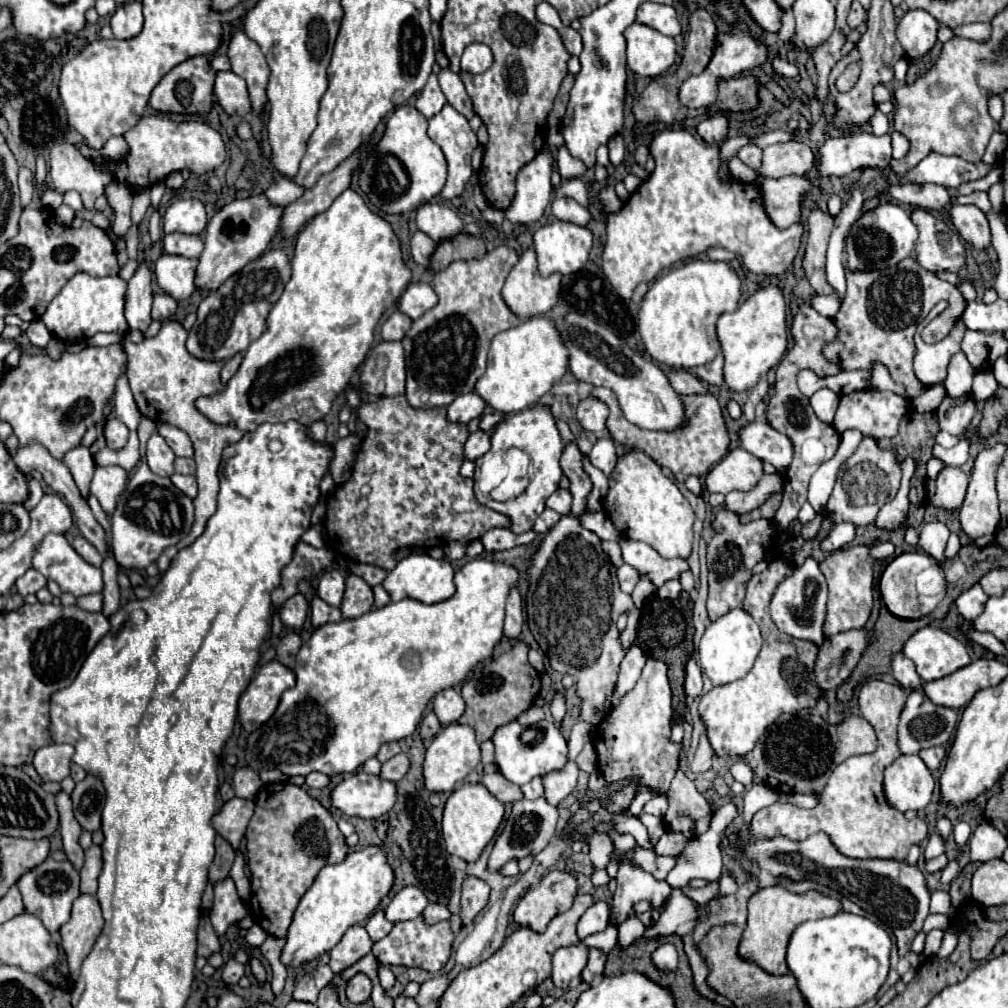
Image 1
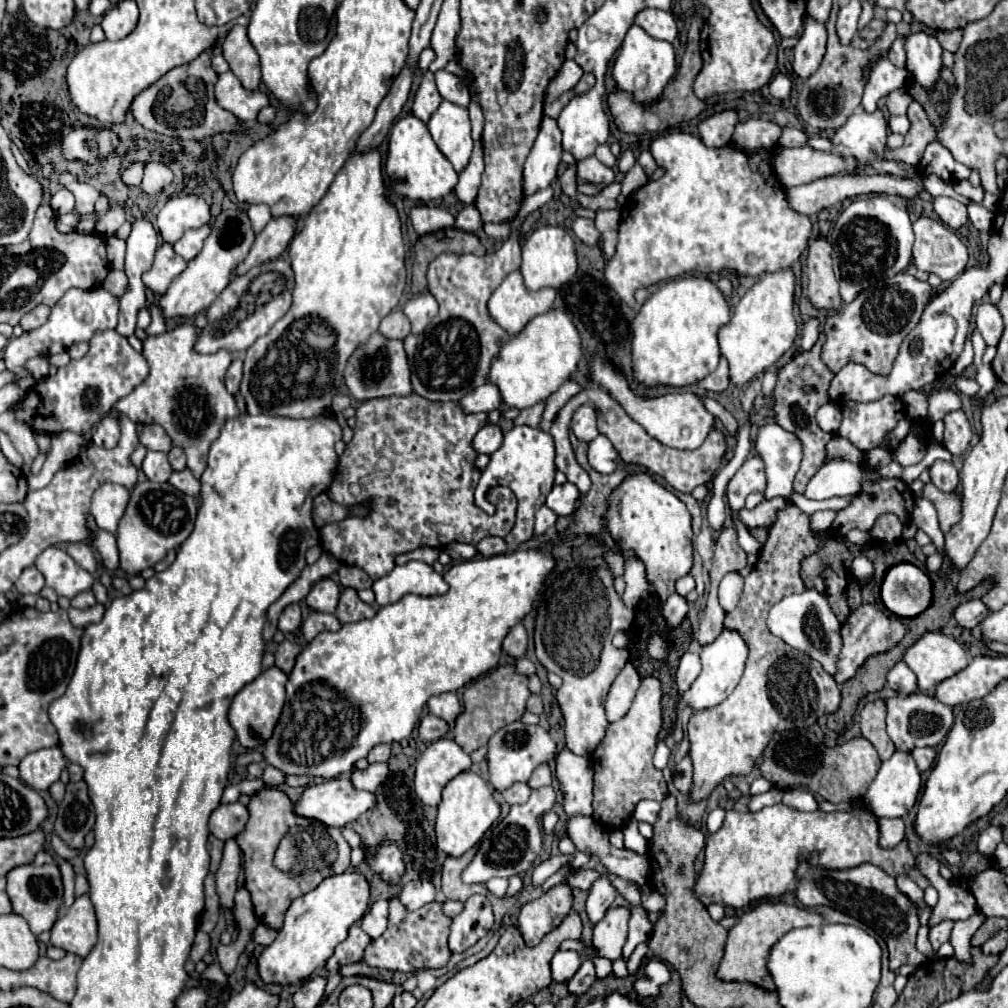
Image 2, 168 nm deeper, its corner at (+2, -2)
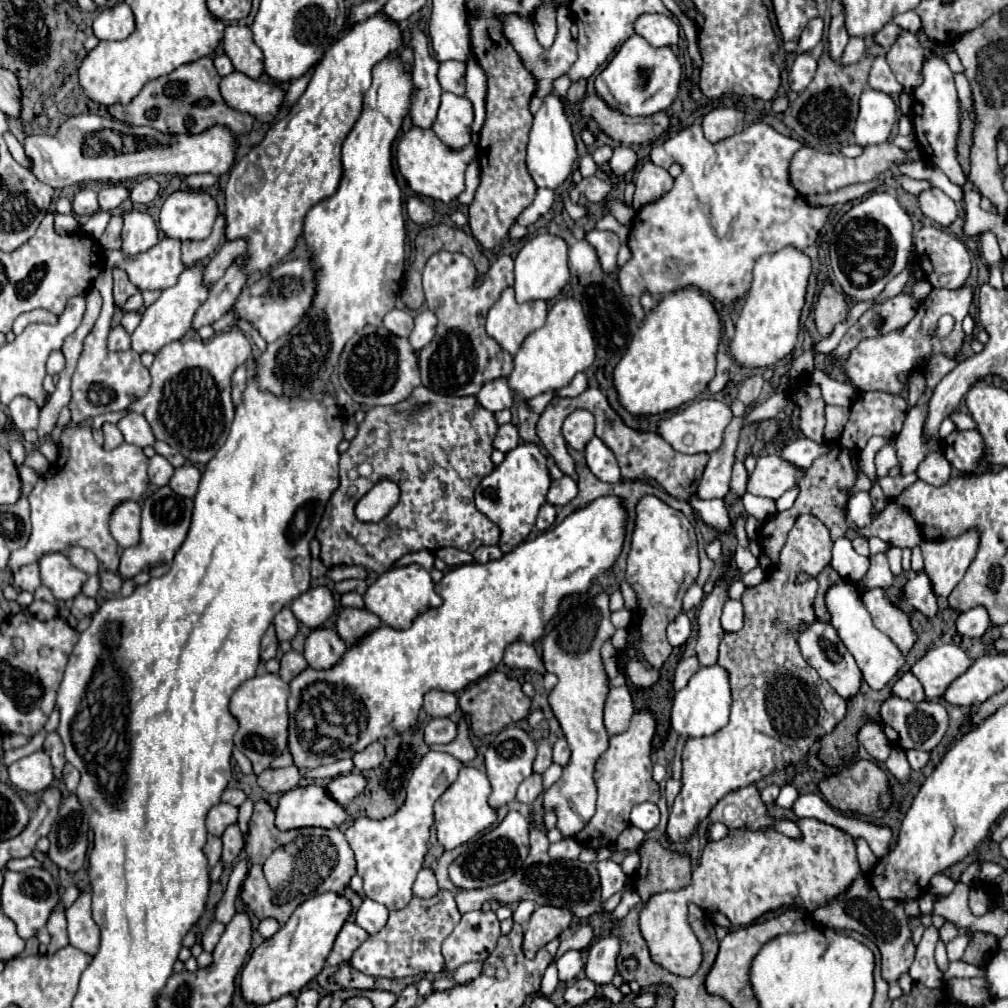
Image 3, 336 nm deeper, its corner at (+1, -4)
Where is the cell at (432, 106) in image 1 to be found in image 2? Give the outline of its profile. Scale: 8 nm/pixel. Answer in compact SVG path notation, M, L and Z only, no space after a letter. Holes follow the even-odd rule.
M427 71L419 83L419 89L415 91L415 99L413 99L413 115L417 119L421 119L423 123L429 121L429 117L437 111L437 107L441 105L443 97L437 91L435 85L435 77L431 71Z

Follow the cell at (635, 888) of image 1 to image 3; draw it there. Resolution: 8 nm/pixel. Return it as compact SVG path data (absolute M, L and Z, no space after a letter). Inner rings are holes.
M602 937L588 955L586 961L586 977L592 979L592 983L606 985L612 981L612 977L616 975L616 959L618 959L618 951L620 951L620 943L616 937Z

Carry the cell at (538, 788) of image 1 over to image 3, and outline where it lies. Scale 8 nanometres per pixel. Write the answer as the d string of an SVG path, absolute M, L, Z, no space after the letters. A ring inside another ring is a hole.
M542 739L542 741L538 741L538 755L536 755L532 769L536 773L544 773L550 765L552 765L552 745L548 739Z

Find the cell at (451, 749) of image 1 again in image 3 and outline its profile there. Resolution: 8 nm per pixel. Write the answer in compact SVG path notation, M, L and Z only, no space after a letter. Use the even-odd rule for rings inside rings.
M428 751L412 773L404 805L394 815L380 821L370 817L358 817L346 829L344 835L354 851L356 873L364 881L364 891L368 899L386 905L390 911L404 909L410 903L410 899L414 897L412 885L428 853L428 837L434 823L434 801L456 781L460 767L462 763L452 755Z

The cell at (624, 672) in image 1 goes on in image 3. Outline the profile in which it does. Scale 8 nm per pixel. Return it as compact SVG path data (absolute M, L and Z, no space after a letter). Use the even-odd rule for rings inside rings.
M616 687L610 689L606 707L604 707L604 727L608 735L618 735L628 729L628 723L634 715L634 705L632 705L632 695L628 687Z

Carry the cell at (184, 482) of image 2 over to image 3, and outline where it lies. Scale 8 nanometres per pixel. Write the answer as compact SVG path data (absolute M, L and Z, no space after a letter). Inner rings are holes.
M186 463L186 465L176 469L176 473L174 473L174 477L170 479L168 485L170 485L172 491L176 491L182 497L194 497L196 491L198 491L200 479L202 479L202 473L194 465Z

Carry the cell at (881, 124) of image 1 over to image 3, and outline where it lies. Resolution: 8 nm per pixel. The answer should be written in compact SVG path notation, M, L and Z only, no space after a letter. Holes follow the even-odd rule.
M876 57L872 63L872 71L870 71L870 81L868 85L876 91L884 91L888 95L892 93L902 93L902 85L896 81L892 69L886 63L886 57Z

